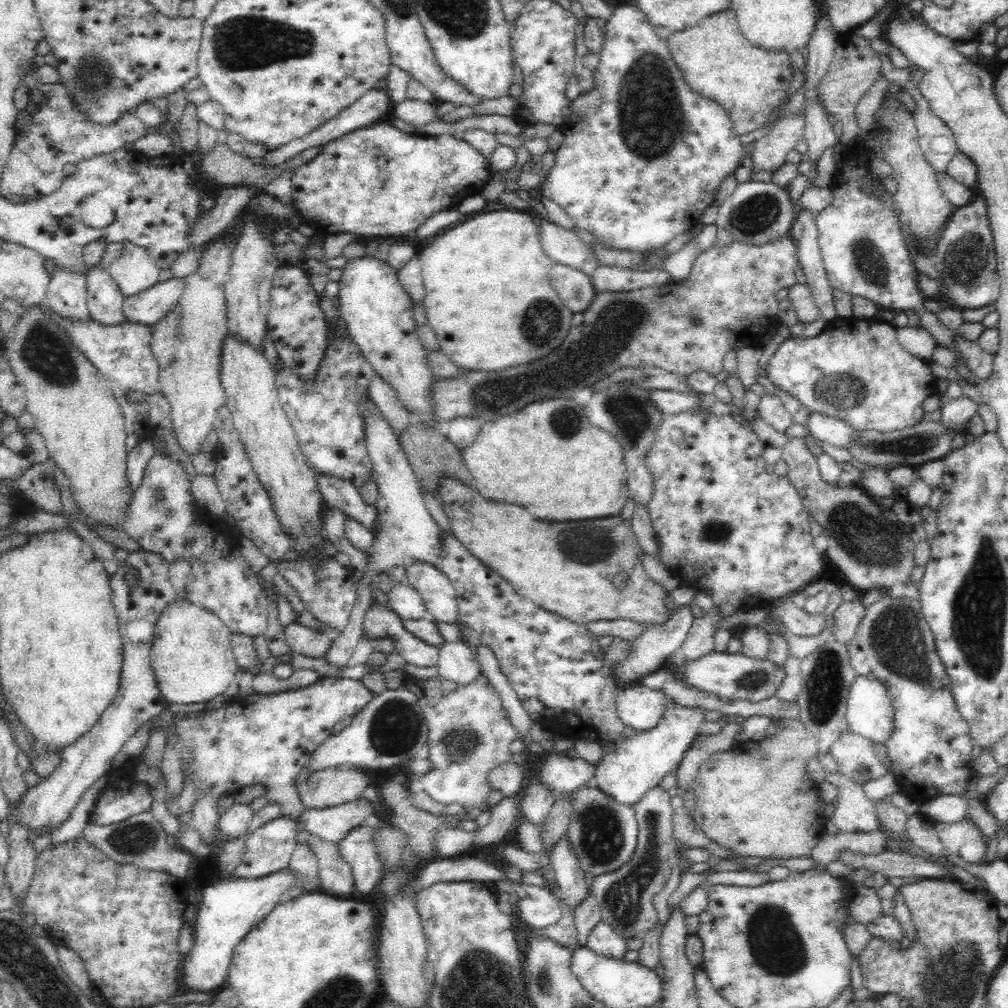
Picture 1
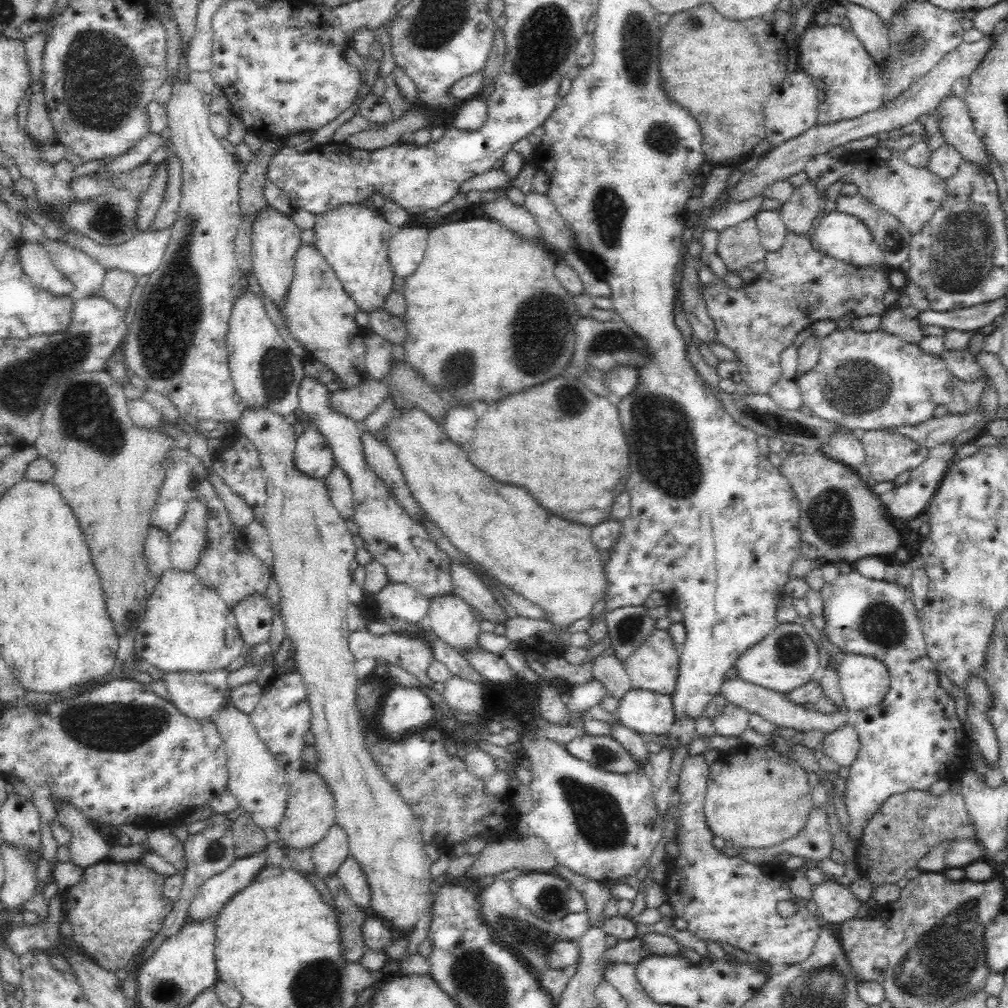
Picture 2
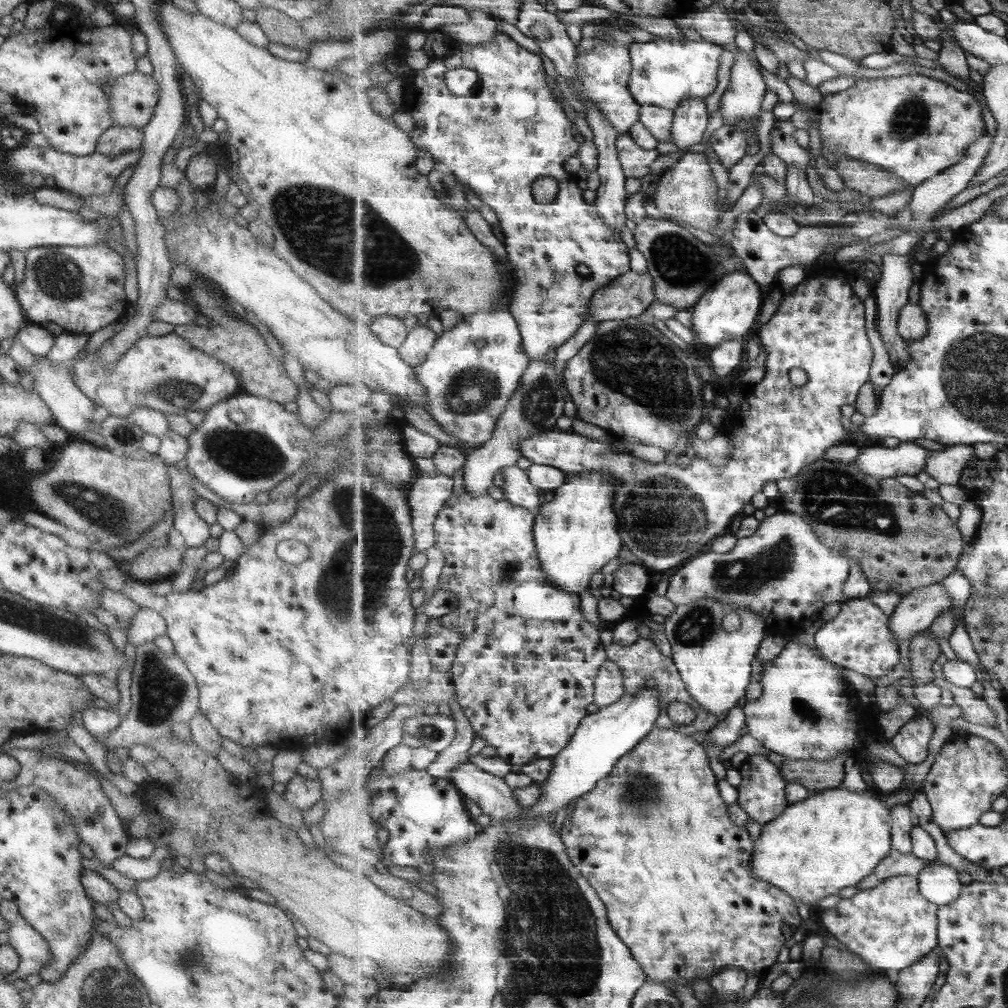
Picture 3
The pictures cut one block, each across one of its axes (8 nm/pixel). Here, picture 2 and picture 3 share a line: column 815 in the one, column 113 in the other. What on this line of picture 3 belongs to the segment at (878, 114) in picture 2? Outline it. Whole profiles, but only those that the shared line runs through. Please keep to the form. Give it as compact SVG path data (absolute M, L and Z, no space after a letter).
M112 125L102 133L95 151L106 156L118 156L140 149L143 140L144 134L140 128Z

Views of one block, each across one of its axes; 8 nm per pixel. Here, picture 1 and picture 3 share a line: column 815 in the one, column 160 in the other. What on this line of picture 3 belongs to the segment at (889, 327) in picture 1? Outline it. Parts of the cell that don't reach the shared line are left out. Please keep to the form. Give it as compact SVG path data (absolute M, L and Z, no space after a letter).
M175 332L165 336L145 334L122 354L112 368L98 366L94 362L98 349L84 352L72 364L72 377L80 391L97 405L108 409L110 415L129 418L132 409L138 405L164 414L186 415L191 410L208 410L217 402L243 392L240 378L228 364L194 348Z

